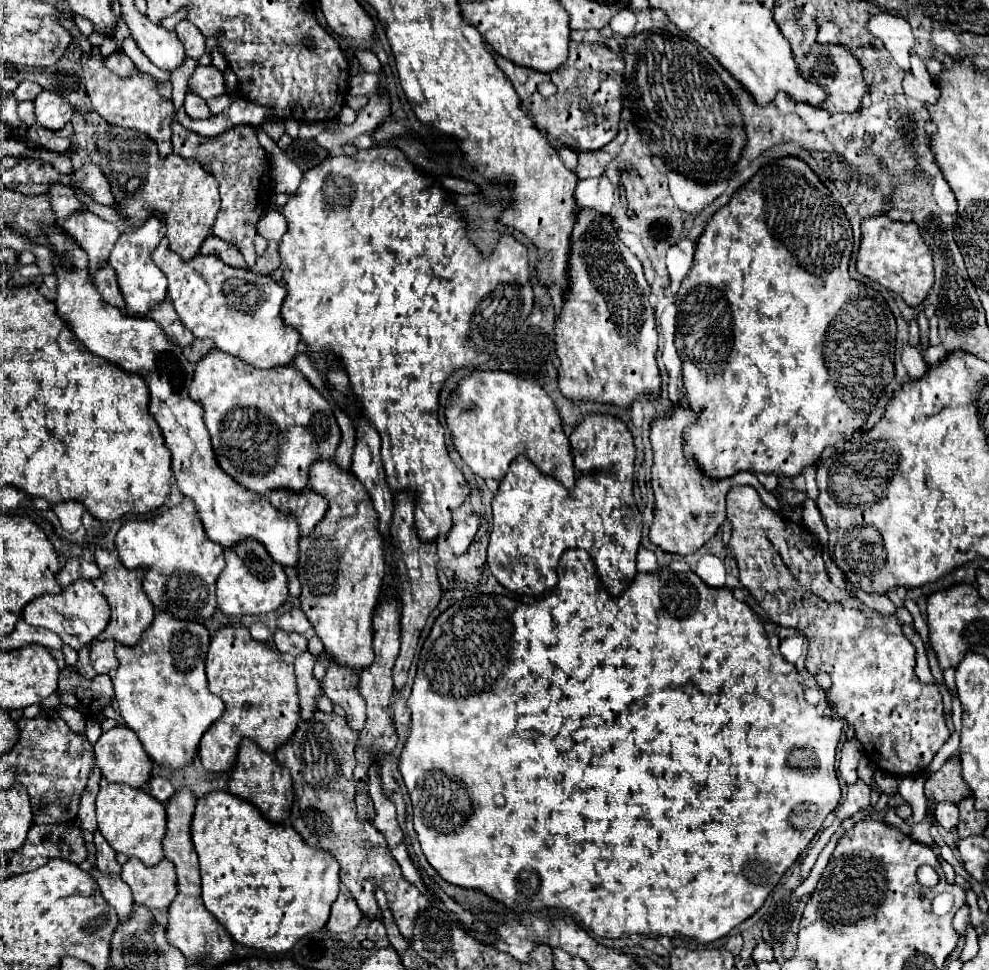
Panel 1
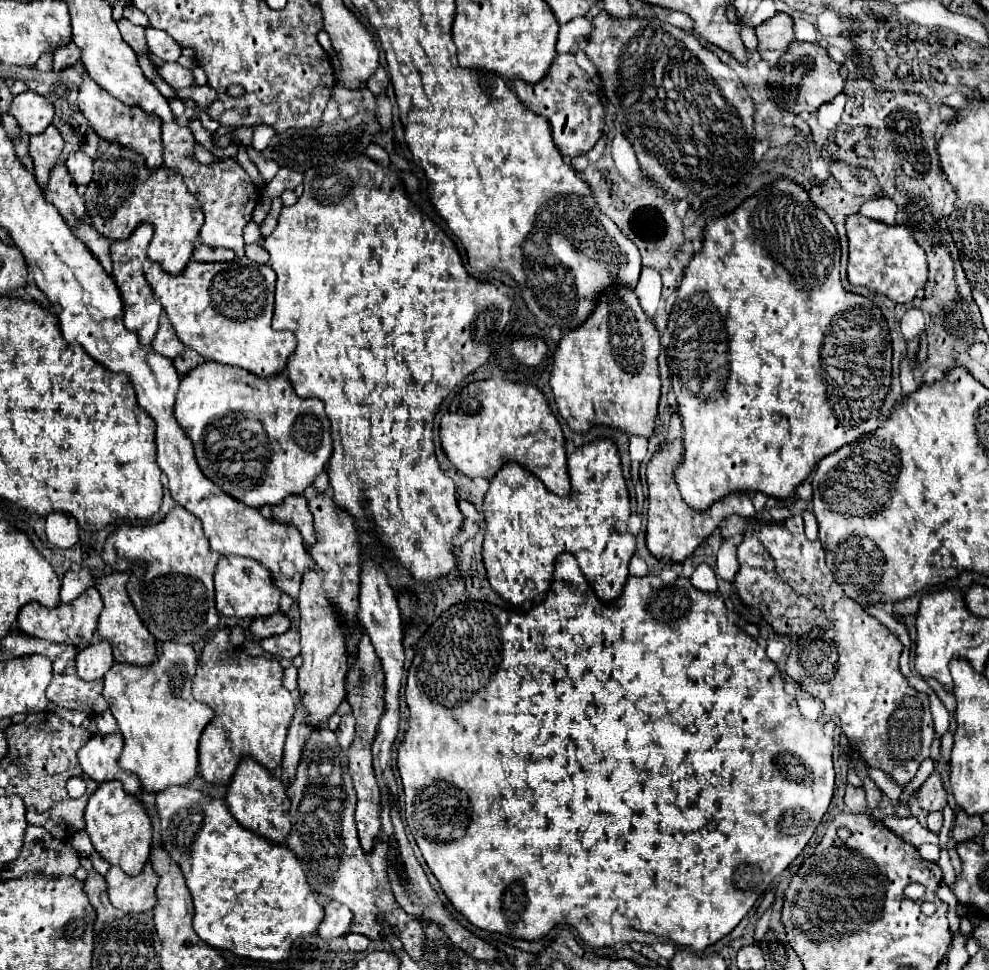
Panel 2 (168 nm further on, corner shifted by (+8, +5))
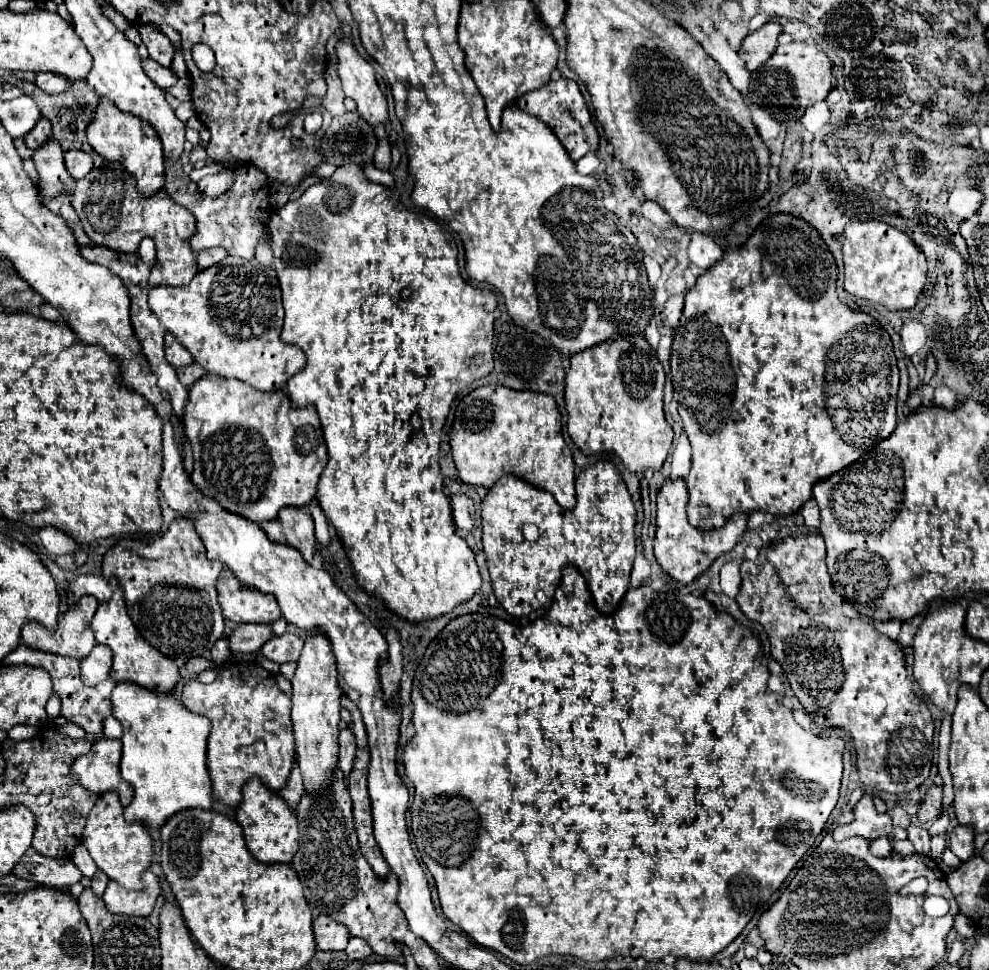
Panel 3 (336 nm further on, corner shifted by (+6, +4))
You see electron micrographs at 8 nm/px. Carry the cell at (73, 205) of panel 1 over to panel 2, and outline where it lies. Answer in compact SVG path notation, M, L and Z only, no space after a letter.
M48 126L44 134L30 136L30 156L34 160L34 176L38 184L44 188L48 184L50 168L58 162L58 156L62 152L62 136L56 126Z

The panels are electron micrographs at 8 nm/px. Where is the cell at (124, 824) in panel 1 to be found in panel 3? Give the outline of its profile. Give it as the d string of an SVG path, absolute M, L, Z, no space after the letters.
M110 791L100 795L86 819L82 841L88 847L98 869L104 871L112 881L120 883L126 889L142 887L140 875L152 863L152 837L142 823L128 823L124 819L124 807L118 799L118 793Z

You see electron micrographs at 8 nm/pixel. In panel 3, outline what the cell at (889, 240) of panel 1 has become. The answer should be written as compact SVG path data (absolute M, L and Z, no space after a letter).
M884 221L848 223L844 233L844 289L858 299L876 301L892 311L912 309L926 285L928 271L926 255L916 243Z

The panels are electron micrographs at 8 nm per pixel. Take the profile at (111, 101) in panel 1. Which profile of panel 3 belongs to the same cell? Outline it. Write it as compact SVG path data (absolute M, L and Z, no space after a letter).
M98 99L94 119L86 129L88 143L94 151L98 151L106 161L120 161L126 171L136 177L138 191L142 195L154 195L158 189L164 187L164 155L162 143L150 123L132 117L130 113L122 113L110 99Z

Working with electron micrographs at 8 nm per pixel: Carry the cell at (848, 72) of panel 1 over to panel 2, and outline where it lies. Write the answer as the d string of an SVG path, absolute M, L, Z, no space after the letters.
M792 42L784 58L780 58L780 62L772 68L766 84L772 88L772 102L782 106L782 110L796 116L810 114L842 92L844 82L838 70L840 64L828 56L826 48L820 48L810 42Z

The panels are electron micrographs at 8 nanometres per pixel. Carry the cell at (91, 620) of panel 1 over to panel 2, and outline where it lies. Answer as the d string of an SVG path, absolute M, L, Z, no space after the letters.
M88 588L82 592L74 602L70 604L60 604L58 608L46 608L38 602L26 604L18 616L18 628L22 634L32 636L32 638L42 638L48 642L60 642L60 644L70 644L76 648L86 648L92 640L98 616L102 610L102 598L96 588Z

